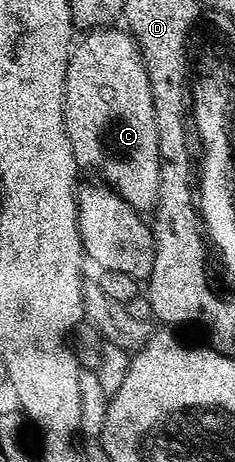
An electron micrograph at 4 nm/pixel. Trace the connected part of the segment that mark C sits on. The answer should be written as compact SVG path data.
M102 28L86 33L82 38L85 39L72 47L65 77L65 131L71 140L73 159L82 171L94 170L101 177L98 179L114 190L126 205L138 212L152 211L157 204L157 186L161 182L161 153L157 147L149 81L137 47L121 28Z

